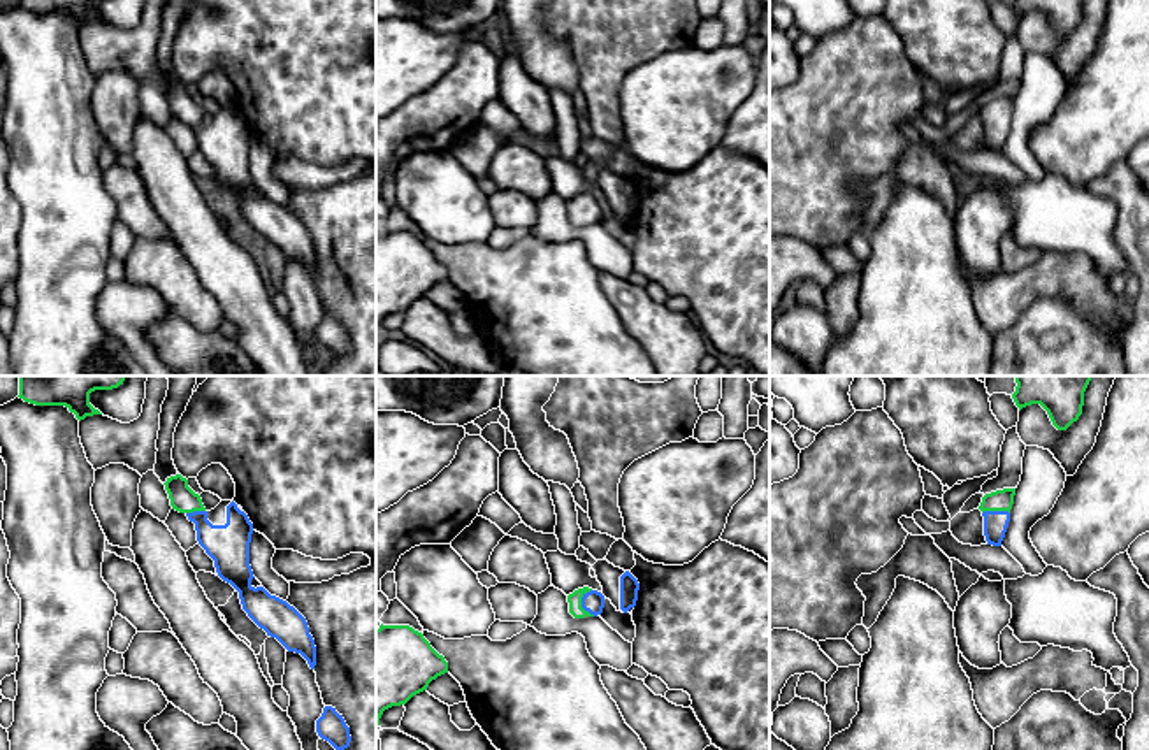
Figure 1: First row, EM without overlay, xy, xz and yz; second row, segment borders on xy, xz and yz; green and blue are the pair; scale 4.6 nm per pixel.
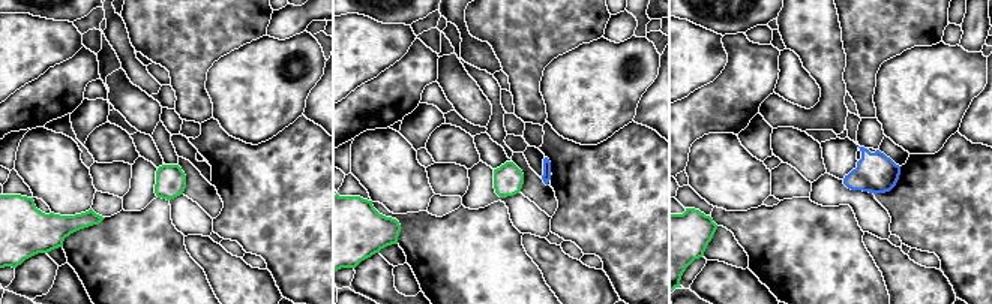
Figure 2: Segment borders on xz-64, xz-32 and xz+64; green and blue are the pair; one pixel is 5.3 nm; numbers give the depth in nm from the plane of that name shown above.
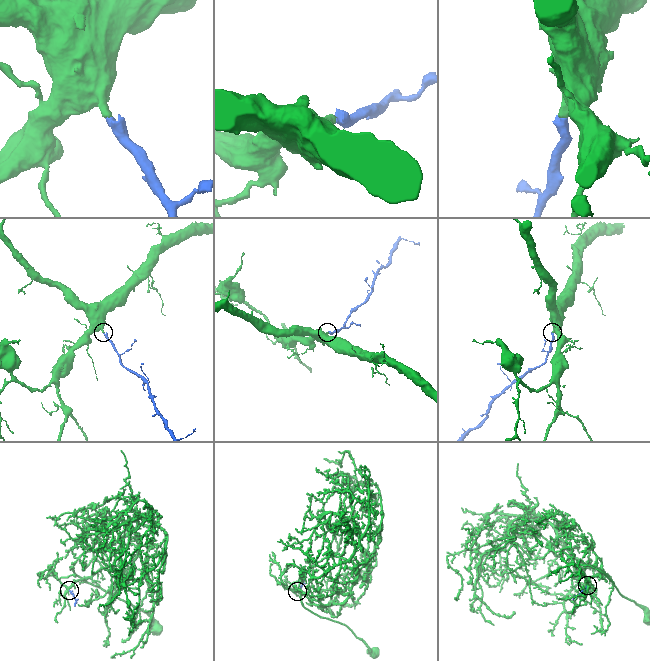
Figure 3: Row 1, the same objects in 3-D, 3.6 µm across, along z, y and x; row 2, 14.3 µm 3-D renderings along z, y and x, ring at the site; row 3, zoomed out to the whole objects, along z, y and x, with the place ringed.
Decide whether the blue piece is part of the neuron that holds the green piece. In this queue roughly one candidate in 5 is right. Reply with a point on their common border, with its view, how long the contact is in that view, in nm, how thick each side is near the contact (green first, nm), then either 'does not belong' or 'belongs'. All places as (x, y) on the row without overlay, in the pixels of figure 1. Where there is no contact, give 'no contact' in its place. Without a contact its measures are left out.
xz (580, 211) | 130 nm | 60/100 nm | belongs

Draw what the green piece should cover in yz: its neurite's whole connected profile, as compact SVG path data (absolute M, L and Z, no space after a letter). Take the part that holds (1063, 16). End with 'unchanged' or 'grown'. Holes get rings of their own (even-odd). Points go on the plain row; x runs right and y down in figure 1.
M1012 0L1019 18L1040 11L1058 37L1066 37L1082 21L1084 0Z | unchanged

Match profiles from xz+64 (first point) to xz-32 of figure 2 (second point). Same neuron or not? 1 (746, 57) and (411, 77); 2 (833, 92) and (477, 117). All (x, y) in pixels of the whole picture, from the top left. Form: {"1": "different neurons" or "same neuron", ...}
{"1": "same neuron", "2": "different neurons"}

